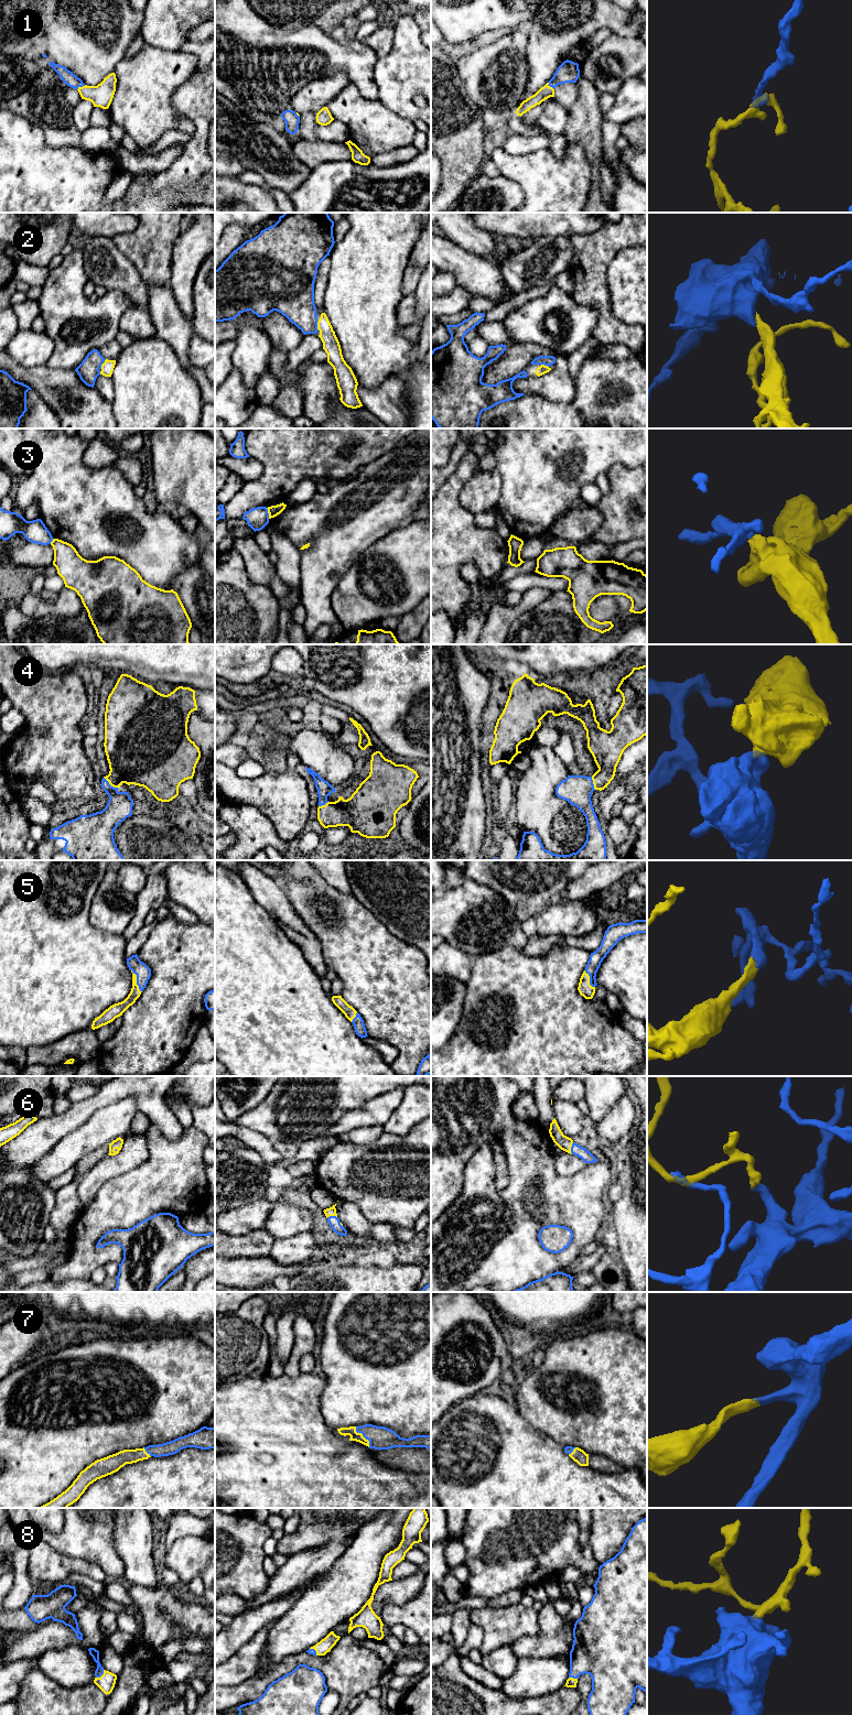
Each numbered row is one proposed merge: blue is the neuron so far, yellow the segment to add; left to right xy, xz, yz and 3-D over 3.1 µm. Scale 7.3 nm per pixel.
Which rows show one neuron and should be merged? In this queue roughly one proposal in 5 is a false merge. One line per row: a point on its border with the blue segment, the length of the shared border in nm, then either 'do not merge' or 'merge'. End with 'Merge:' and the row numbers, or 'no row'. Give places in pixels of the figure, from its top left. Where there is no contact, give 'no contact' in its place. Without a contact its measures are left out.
1: yz (550, 86) | 80 nm | merge
2: xz (316, 326) | 70 nm | merge
3: xz (268, 513) | 80 nm | do not merge
4: xy (109, 784) | 130 nm | merge
5: xy (137, 980) | 180 nm | merge
6: yz (571, 1148) | 90 nm | merge
7: xz (363, 1435) | 190 nm | merge
8: xy (100, 1675) | 90 nm | merge
Merge: 1, 2, 4, 5, 6, 7, 8

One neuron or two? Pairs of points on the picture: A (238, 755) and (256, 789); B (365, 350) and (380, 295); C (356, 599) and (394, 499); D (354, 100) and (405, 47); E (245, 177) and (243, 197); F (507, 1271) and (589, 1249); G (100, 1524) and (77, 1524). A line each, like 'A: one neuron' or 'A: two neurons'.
A: two neurons
B: one neuron
C: two neurons
D: two neurons
E: two neurons
F: two neurons
G: one neuron

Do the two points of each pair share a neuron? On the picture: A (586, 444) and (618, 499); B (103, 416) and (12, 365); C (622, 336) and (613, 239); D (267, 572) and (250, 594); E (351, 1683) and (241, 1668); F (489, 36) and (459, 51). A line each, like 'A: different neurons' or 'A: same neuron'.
A: different neurons
B: same neuron
C: same neuron
D: different neurons
E: different neurons
F: same neuron

